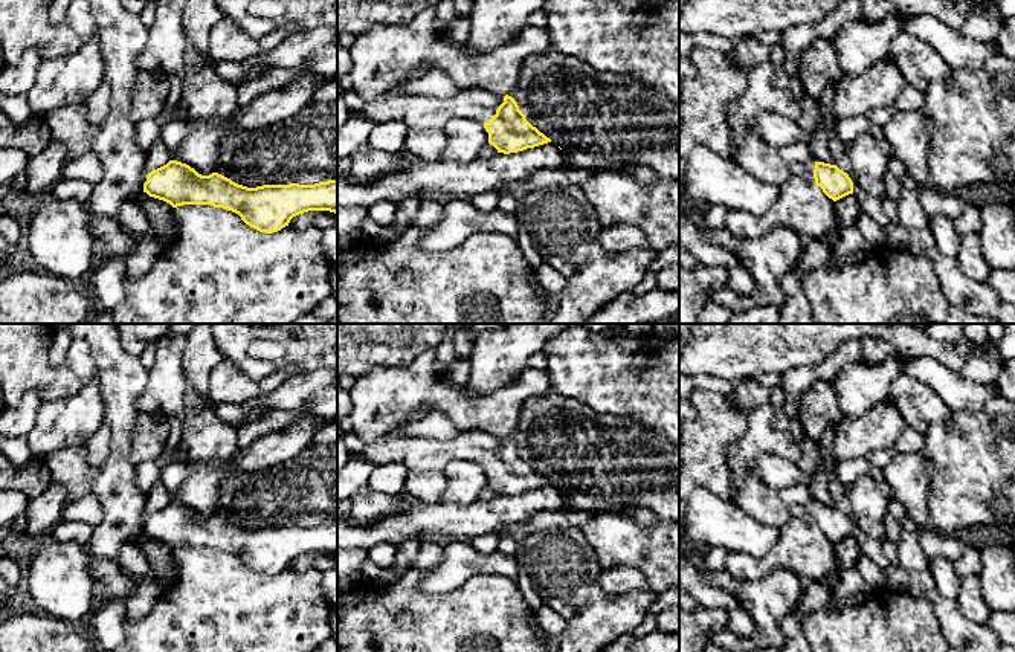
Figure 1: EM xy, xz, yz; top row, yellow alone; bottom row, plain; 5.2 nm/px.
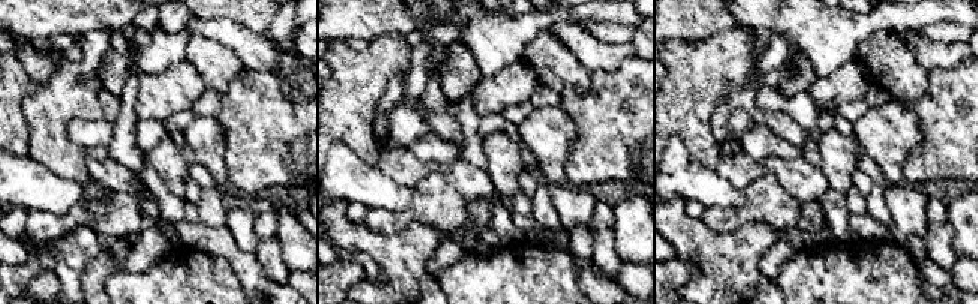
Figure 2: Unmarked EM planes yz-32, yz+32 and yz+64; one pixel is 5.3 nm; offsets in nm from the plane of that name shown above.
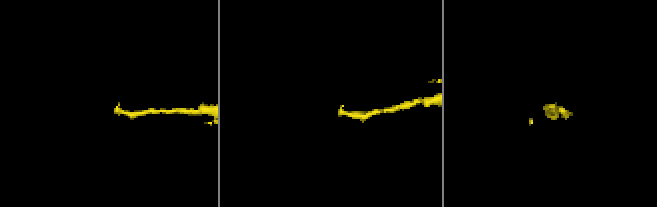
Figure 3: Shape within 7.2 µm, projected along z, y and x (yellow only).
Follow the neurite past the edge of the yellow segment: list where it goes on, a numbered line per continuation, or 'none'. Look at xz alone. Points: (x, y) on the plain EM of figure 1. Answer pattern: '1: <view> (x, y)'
1: xz (418, 454)

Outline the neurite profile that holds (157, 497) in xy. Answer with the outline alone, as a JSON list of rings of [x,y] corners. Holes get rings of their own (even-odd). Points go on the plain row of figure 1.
[[[162,478],[156,479],[156,483],[150,487],[147,493],[147,505],[140,519],[140,527],[147,524],[147,518],[169,504],[169,492],[165,487]]]

